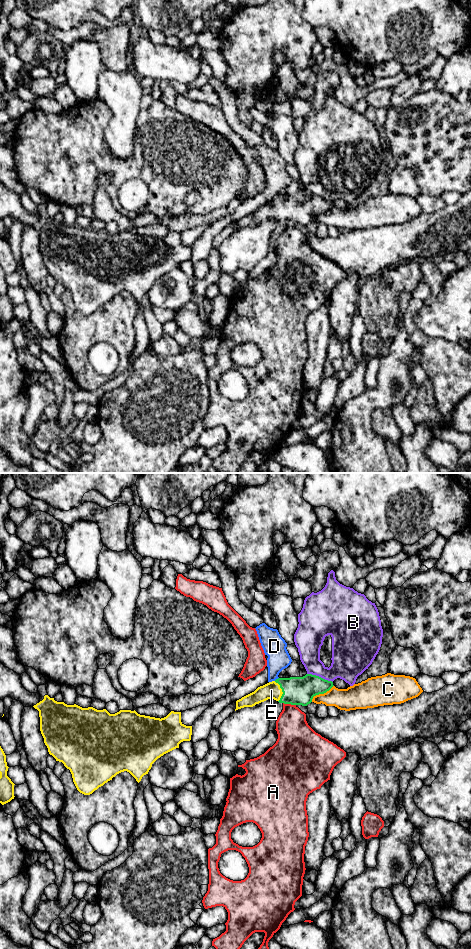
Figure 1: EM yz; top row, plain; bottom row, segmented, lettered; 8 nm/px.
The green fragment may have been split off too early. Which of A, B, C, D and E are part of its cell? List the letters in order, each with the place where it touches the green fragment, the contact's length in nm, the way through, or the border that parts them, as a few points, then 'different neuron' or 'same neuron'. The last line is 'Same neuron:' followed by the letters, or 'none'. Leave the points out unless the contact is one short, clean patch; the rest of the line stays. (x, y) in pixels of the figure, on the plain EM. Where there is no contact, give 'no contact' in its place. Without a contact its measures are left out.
A: meets green in yz at (289, 223); contact 110 nm long; border along yz (283, 222), (295, 225); different neuron
B: meets green in yz at (320, 197); contact 220 nm long; border along yz (307, 193), (318, 195), (332, 202); different neuron
C: meets green in yz at (321, 213); contact 220 nm long; different neuron
D: meets green in yz at (276, 199); contact 50 nm long; different neuron
E: meets green in yz at (282, 211); contact 170 nm long; runs through yz (296, 210), (282, 211), (271, 210); same neuron
Same neuron: E

